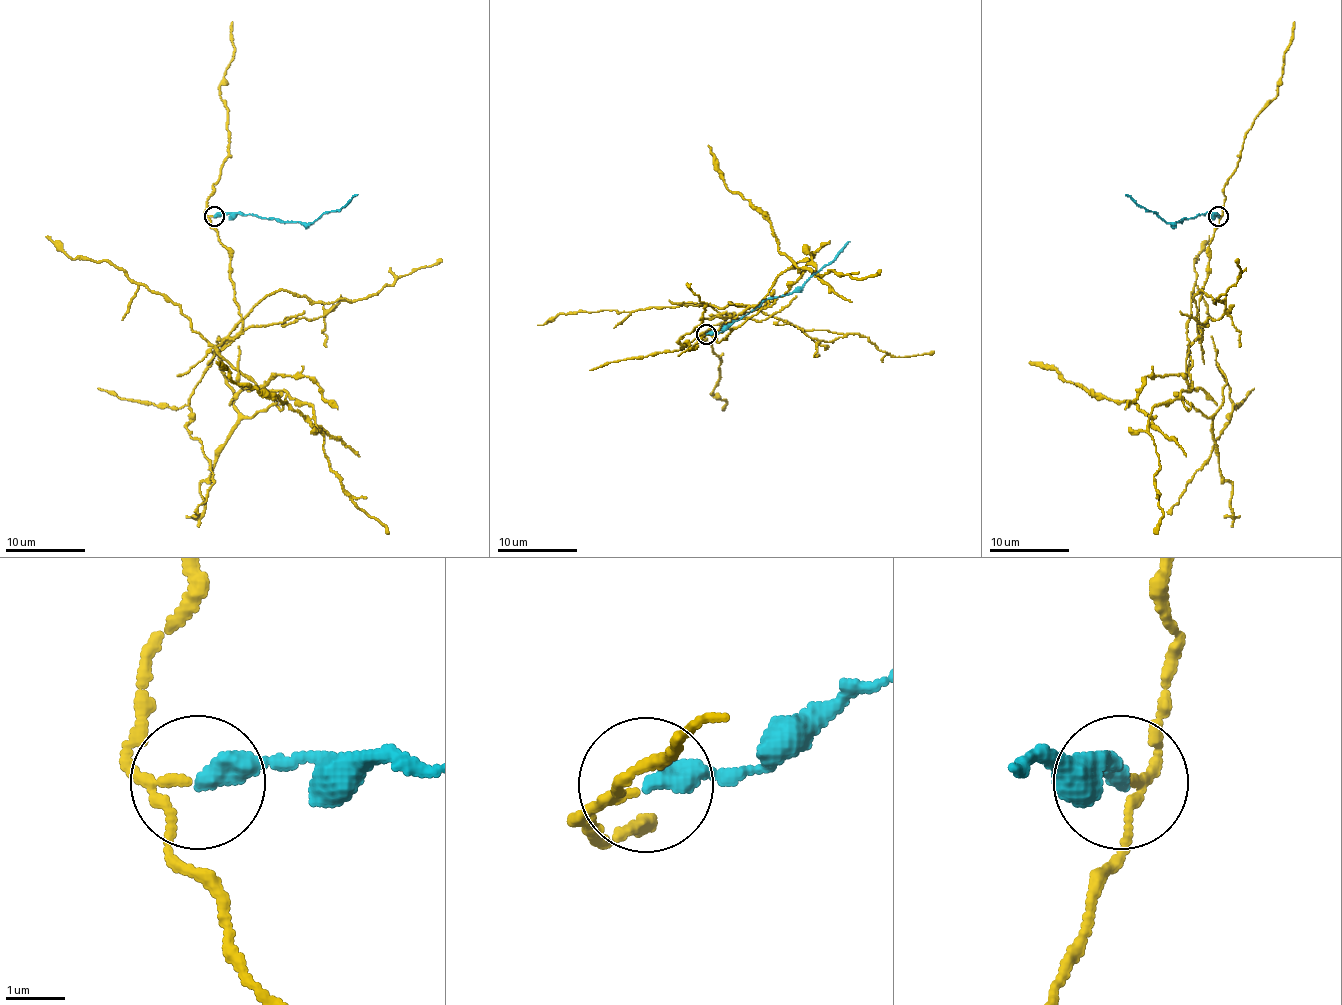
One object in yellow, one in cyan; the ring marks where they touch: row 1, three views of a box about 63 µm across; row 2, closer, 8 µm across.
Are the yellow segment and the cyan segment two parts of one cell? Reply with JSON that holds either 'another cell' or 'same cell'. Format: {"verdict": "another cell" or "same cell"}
{"verdict": "another cell"}

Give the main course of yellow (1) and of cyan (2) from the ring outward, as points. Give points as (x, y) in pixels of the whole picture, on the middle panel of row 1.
1: (705, 335), (733, 313), (709, 305), (776, 297), (725, 339), (707, 331), (681, 347), (705, 305), (687, 283)
2: (705, 333), (723, 331), (766, 299), (800, 289), (850, 241)

